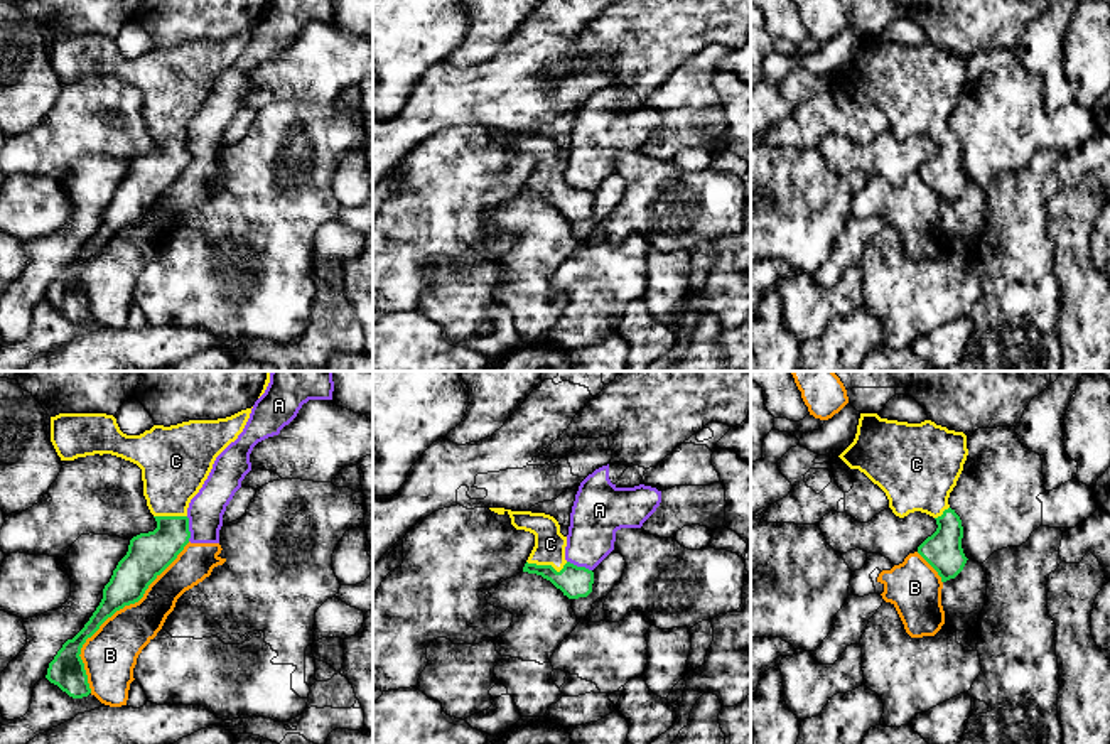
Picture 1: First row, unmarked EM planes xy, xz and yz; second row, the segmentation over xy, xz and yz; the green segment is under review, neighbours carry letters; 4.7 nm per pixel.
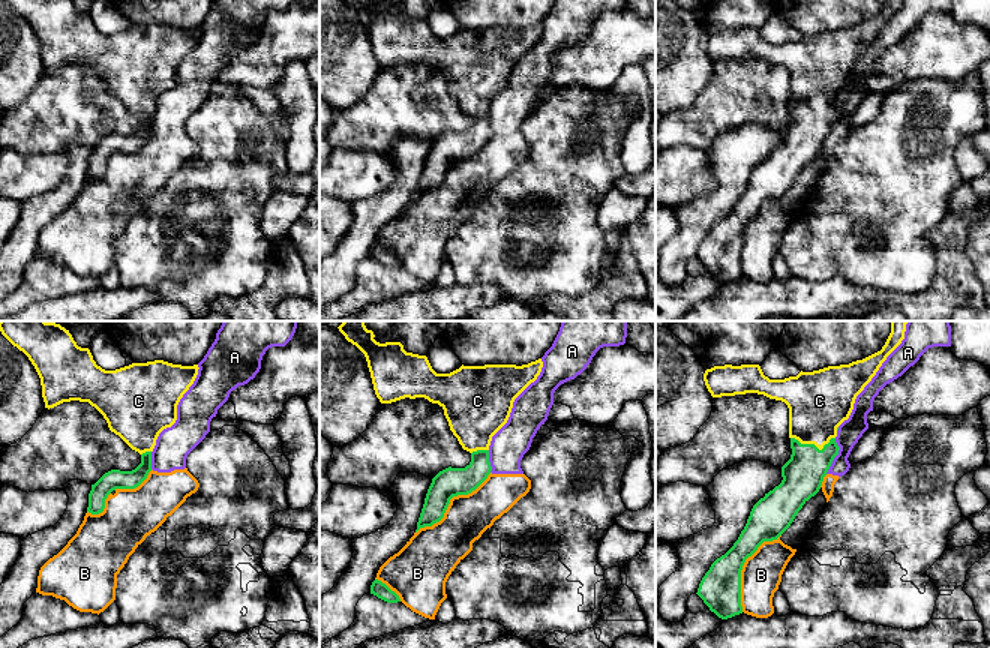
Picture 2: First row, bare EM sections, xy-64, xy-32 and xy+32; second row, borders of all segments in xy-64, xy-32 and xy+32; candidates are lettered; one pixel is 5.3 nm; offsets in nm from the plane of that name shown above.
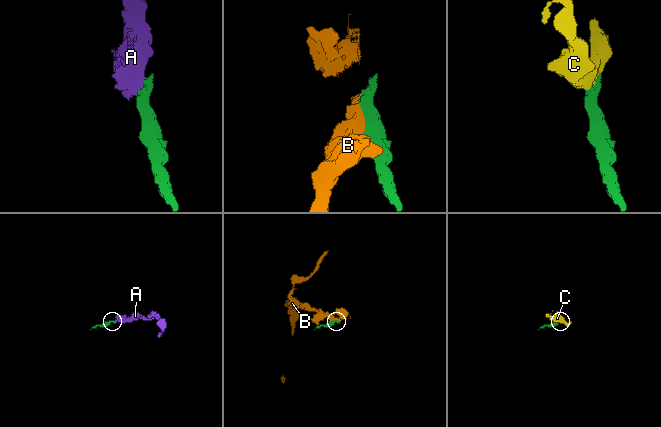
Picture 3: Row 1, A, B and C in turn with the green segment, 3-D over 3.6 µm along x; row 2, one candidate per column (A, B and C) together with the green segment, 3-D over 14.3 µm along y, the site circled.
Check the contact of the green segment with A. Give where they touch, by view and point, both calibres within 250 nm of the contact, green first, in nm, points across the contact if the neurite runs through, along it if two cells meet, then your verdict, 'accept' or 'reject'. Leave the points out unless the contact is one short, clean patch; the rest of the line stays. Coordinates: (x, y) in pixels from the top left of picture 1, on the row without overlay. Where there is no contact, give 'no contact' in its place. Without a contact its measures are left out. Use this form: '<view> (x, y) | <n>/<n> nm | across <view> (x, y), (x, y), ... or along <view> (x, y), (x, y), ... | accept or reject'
xy (188, 150) | 200/170 nm | along xy (186, 139), (189, 162) | reject

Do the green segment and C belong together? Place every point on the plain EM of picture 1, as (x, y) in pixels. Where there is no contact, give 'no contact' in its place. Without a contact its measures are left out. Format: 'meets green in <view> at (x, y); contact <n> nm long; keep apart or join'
meets green in xz at (547, 188); contact 200 nm long; join

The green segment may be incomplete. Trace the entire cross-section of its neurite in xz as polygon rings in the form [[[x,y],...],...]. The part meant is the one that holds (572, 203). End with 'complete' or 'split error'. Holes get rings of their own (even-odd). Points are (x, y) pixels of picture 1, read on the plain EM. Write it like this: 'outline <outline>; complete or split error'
outline [[[504,130],[489,132],[498,137],[508,135],[516,152],[535,157],[535,169],[523,194],[542,197],[568,221],[587,219],[592,214],[594,194],[565,182],[567,159],[560,155],[560,147],[553,138]]]; split error

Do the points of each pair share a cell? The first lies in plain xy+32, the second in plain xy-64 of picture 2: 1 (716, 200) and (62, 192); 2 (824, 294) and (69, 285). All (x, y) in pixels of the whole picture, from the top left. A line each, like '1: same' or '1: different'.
1: same
2: different

